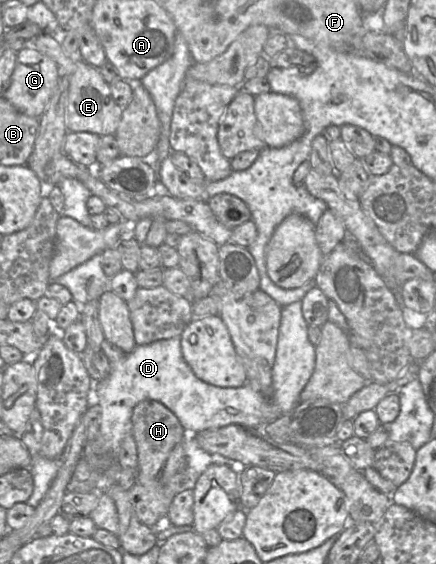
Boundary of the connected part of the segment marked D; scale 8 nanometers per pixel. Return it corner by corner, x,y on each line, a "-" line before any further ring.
302,301
282,307
276,357
272,367
271,397
265,397
250,384
224,388
200,380
182,355
180,337
137,345
124,358
112,362
109,376
95,382
92,387
90,406
99,404
101,407
100,432
114,456
114,463
105,472
98,473
92,471
81,457
71,480
92,481
97,493
107,492
111,485
117,483
117,477
122,470
118,462
121,442
128,435
132,435
133,409
144,400
156,400
165,405
176,415
188,434
231,424
263,427
289,413
300,402
300,394
315,368
316,346
308,338
308,327
302,313

